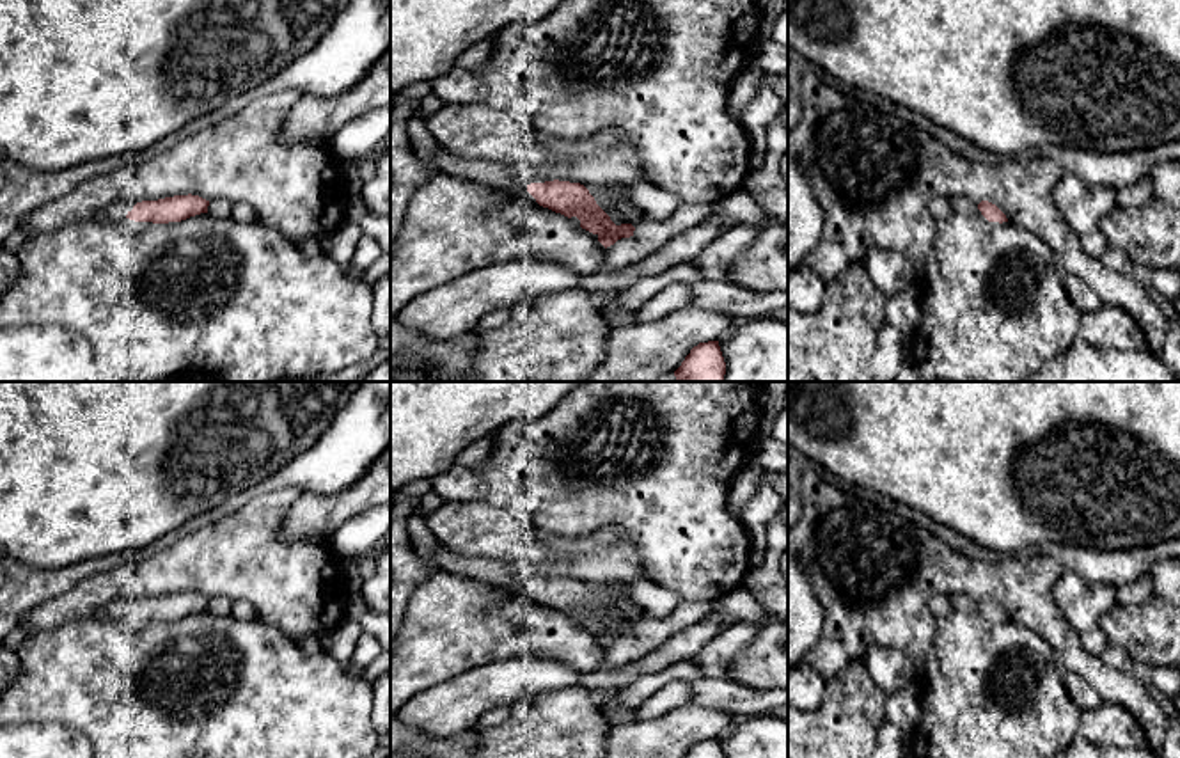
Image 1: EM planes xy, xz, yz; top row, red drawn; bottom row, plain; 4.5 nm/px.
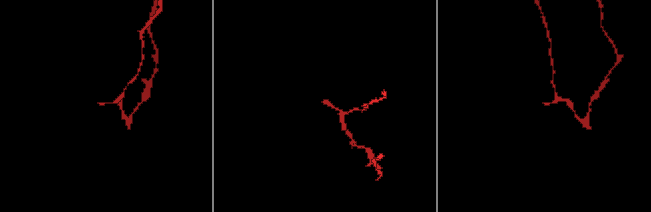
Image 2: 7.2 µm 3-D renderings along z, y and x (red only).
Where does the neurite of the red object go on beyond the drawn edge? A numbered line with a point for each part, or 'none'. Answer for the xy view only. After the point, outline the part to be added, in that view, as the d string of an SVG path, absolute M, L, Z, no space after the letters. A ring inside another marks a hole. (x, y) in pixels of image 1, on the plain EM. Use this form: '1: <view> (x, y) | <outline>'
1: xy (119, 607) | M115 600L98 609L92 618L121 618L133 607L133 602Z

